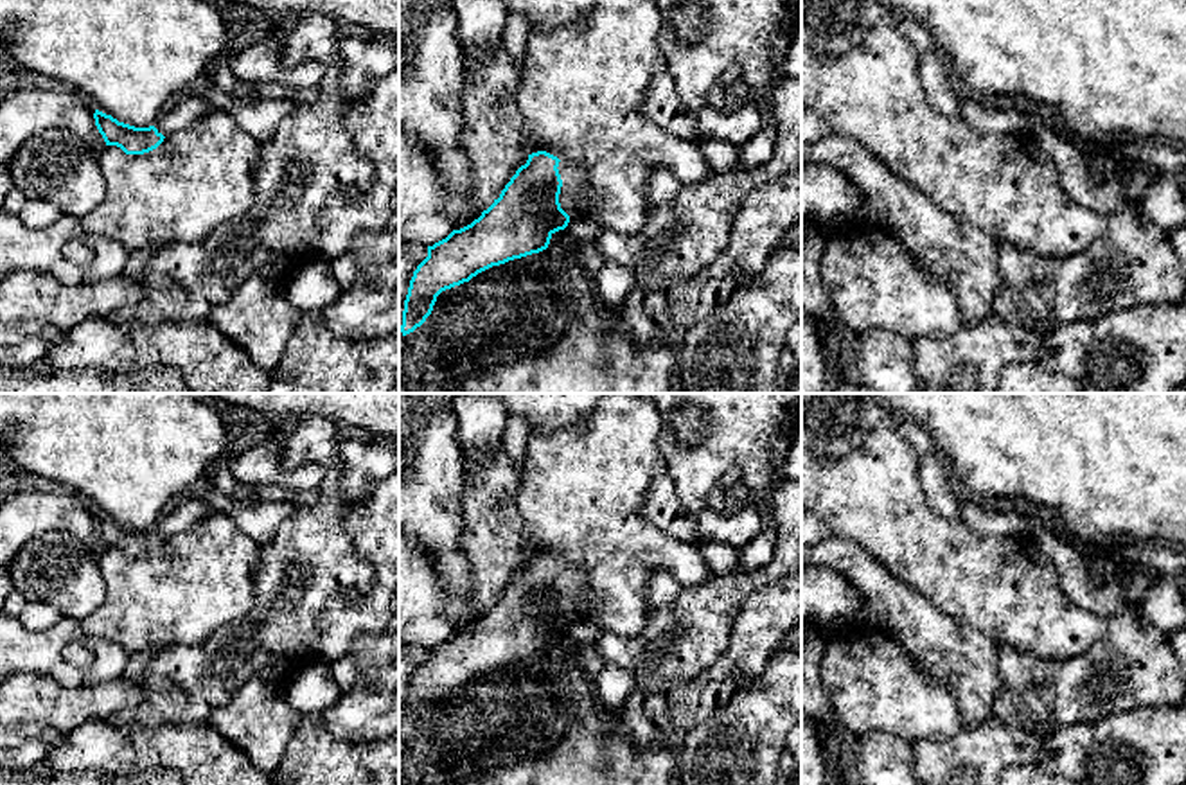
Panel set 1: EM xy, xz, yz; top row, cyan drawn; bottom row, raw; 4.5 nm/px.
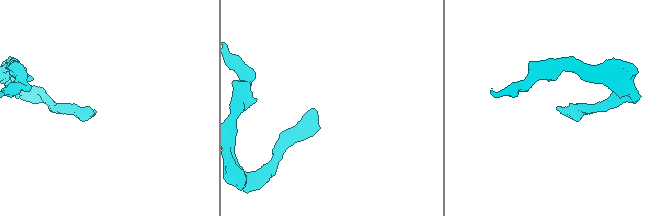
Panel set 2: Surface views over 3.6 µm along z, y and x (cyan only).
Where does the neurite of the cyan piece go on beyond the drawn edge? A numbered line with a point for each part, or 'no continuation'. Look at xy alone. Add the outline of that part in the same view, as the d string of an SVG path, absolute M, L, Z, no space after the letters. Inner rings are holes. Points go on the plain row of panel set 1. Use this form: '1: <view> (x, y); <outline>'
1: xy (184, 512); M183 496L173 501L160 519L155 525L155 530L164 539L189 530L201 519L208 517L212 514L212 508L198 496Z

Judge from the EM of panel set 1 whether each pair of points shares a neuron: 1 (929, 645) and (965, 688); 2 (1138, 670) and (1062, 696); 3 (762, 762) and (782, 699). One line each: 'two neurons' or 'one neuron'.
1: one neuron
2: one neuron
3: one neuron

